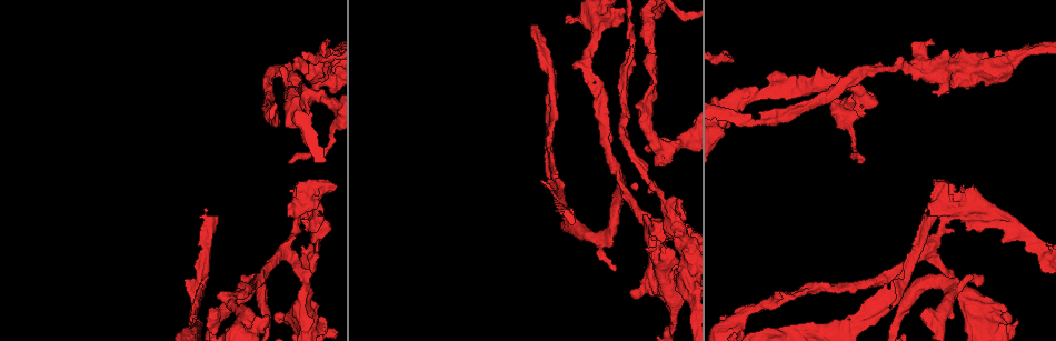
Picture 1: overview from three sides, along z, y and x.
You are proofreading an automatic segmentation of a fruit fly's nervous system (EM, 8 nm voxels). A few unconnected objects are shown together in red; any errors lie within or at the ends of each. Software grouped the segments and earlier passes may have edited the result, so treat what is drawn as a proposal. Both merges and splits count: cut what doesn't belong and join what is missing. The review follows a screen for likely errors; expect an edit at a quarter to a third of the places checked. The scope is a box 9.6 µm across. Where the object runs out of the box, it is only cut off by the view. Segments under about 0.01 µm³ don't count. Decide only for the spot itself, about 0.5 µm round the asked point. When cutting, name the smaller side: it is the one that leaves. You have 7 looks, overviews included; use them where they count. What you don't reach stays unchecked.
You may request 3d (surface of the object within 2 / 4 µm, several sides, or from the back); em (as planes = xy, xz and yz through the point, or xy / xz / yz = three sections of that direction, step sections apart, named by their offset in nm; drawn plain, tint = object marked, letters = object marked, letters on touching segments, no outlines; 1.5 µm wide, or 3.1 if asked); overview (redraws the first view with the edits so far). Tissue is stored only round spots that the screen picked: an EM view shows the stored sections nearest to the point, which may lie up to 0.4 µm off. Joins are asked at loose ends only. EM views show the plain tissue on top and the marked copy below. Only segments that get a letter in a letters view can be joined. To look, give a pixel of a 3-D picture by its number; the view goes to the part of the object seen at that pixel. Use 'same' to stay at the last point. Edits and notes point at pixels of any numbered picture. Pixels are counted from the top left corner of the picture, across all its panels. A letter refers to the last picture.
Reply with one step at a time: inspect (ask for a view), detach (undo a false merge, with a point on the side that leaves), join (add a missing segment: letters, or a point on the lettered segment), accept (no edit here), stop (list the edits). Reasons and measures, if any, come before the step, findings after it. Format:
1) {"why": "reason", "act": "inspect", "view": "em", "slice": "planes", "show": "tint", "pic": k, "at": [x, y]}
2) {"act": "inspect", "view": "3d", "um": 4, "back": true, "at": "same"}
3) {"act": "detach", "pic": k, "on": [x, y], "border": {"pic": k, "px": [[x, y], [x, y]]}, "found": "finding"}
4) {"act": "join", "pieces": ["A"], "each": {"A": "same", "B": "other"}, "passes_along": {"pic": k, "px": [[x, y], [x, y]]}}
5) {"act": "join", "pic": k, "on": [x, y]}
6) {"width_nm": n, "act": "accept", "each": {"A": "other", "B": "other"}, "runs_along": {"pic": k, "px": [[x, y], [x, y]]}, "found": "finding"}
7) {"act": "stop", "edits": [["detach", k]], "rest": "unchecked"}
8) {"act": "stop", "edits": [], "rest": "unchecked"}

{"why": "an open end", "act": "inspect", "view": "3d", "um": 2, "pic": 1, "at": [1005, 321]}

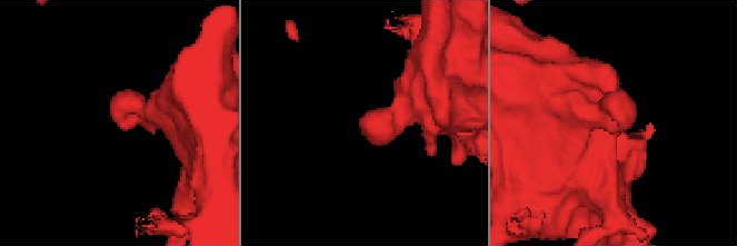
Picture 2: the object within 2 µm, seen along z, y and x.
{"act": "inspect", "view": "em", "slice": "planes", "show": "letters", "pic": 2, "at": [116, 117]}

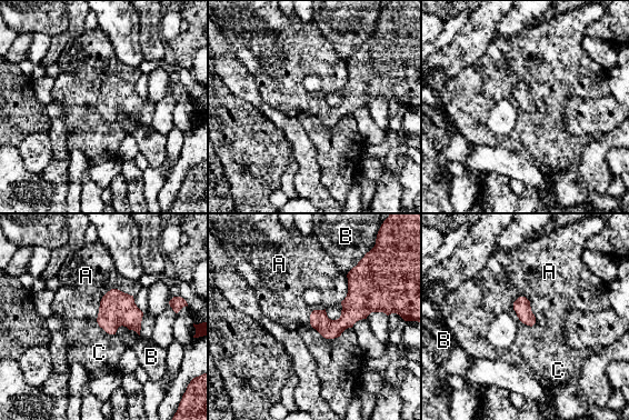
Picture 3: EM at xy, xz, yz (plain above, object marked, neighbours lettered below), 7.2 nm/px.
{"act": "accept", "each": {"A": "other", "B": "other", "C": "other"}, "found": "none of them fits"}

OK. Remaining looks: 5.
{"why": "free end", "act": "inspect", "view": "em", "slice": "planes", "show": "letters", "pic": 1, "at": [214, 312]}

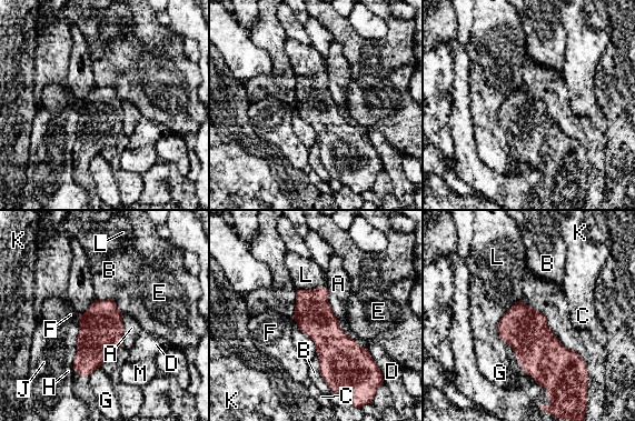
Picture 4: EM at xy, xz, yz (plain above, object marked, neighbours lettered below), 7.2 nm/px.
{"act": "accept", "each": {"A": "other", "B": "other", "C": "other", "D": "other", "E": "other", "F": "other", "G": "other", "H": "other", "J": "other", "K": "other", "L": "other", "M": "other"}, "border": {"pic": 4, "px": [[317, 353], [320, 376], [331, 390]]}, "found": "no lettered segment goes on from it"}

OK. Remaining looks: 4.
{"why": "an open end", "act": "inspect", "view": "3d", "um": 2, "pic": 1, "at": [206, 208]}

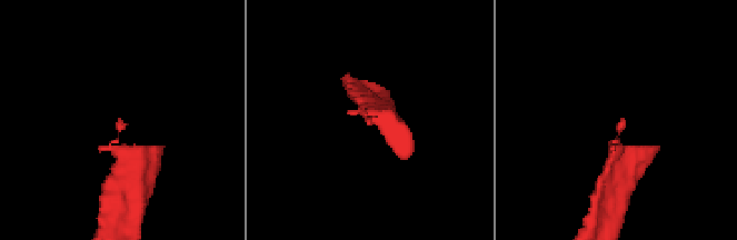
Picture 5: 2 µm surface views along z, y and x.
{"why": "shape alone is not enough", "act": "inspect", "view": "em", "slice": "planes", "show": "letters", "pic": 5, "at": [621, 119]}

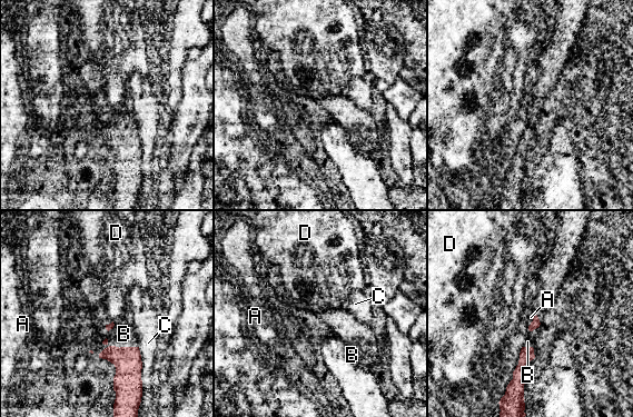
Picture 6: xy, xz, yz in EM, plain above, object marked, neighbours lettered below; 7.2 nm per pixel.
{"act": "accept", "each": {"A": "other", "B": "other", "C": "other", "D": "other"}, "border": {"pic": 6, "px": [[106, 337], [99, 354]]}, "found": "no lettered segment goes on from it"}

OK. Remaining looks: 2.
{"act": "stop", "edits": [], "rest": "unchecked"}

